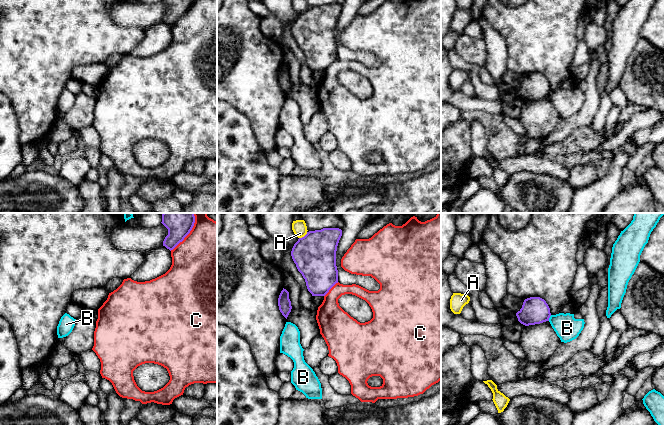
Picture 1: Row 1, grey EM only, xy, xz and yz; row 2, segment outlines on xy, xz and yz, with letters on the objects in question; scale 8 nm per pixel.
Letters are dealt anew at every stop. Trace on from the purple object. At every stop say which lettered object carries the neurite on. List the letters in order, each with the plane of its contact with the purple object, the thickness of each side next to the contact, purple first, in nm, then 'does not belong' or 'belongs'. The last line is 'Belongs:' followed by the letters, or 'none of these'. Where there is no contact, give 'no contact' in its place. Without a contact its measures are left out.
A: xz | 340/120 nm | does not belong
B: yz | 220/200 nm | does not belong
C: xy | 260/500 nm | does not belong
Belongs: none of these

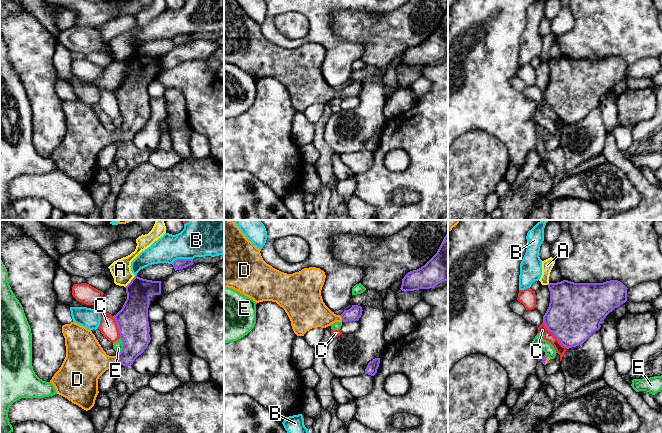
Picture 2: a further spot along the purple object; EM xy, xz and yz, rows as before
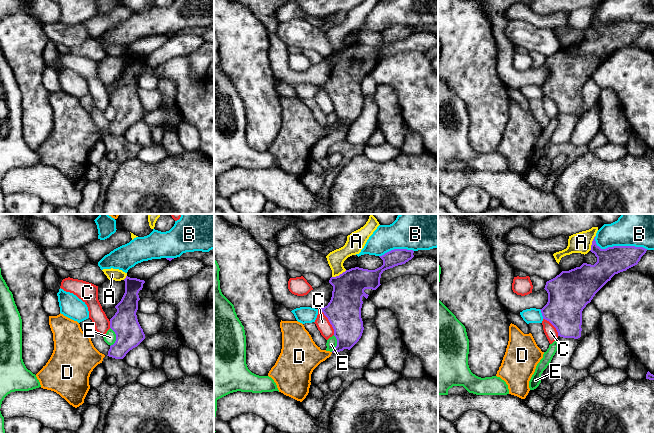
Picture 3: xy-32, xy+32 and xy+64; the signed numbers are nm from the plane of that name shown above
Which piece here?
A: xy | 220/160 nm | does not belong
B: xy | 90/320 nm | does not belong
C: yz | 440/80 nm | does not belong
D: xy | 220/320 nm | belongs
E: xy | 260/80 nm | does not belong
Belongs: D

